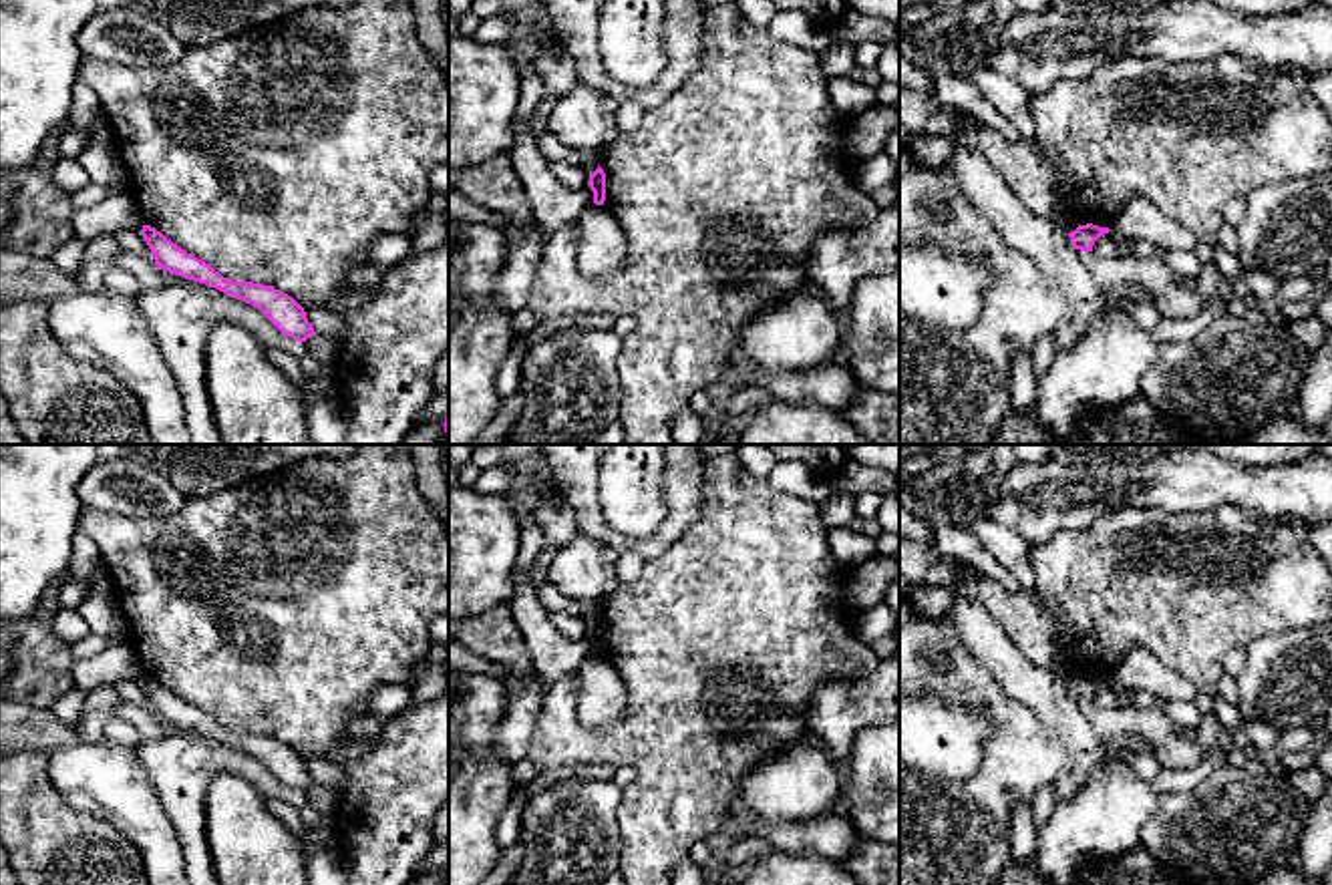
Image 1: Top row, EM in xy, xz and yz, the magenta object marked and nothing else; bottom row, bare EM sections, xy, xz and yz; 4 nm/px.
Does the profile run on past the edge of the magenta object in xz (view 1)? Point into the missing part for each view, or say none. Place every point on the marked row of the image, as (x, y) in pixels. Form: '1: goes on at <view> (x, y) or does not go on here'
1: does not go on here

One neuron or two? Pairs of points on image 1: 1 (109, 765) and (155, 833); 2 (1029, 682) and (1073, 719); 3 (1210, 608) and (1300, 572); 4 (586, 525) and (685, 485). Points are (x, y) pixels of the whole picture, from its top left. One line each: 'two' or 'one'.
1: one
2: one
3: one
4: one

